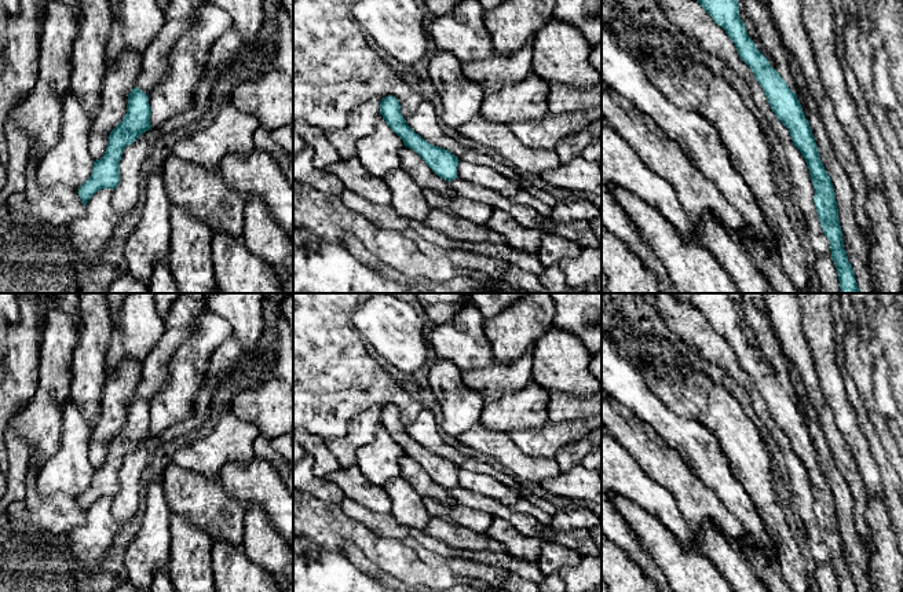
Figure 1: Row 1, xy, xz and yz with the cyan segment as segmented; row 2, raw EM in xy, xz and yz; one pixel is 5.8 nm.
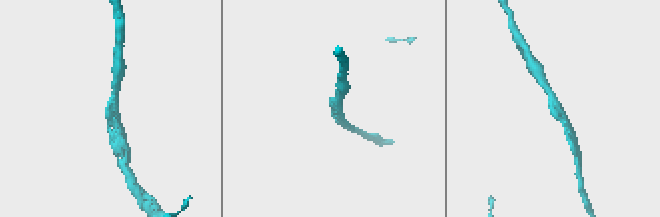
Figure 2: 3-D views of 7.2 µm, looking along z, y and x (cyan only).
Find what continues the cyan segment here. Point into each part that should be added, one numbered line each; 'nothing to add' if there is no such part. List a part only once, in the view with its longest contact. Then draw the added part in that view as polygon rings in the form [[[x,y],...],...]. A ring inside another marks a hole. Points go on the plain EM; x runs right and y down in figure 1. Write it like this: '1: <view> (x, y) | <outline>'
nothing to add

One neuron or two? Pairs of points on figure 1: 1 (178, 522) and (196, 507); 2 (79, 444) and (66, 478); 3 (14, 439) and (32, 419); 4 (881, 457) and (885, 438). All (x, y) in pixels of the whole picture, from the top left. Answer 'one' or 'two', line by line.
1: two
2: one
3: two
4: two

